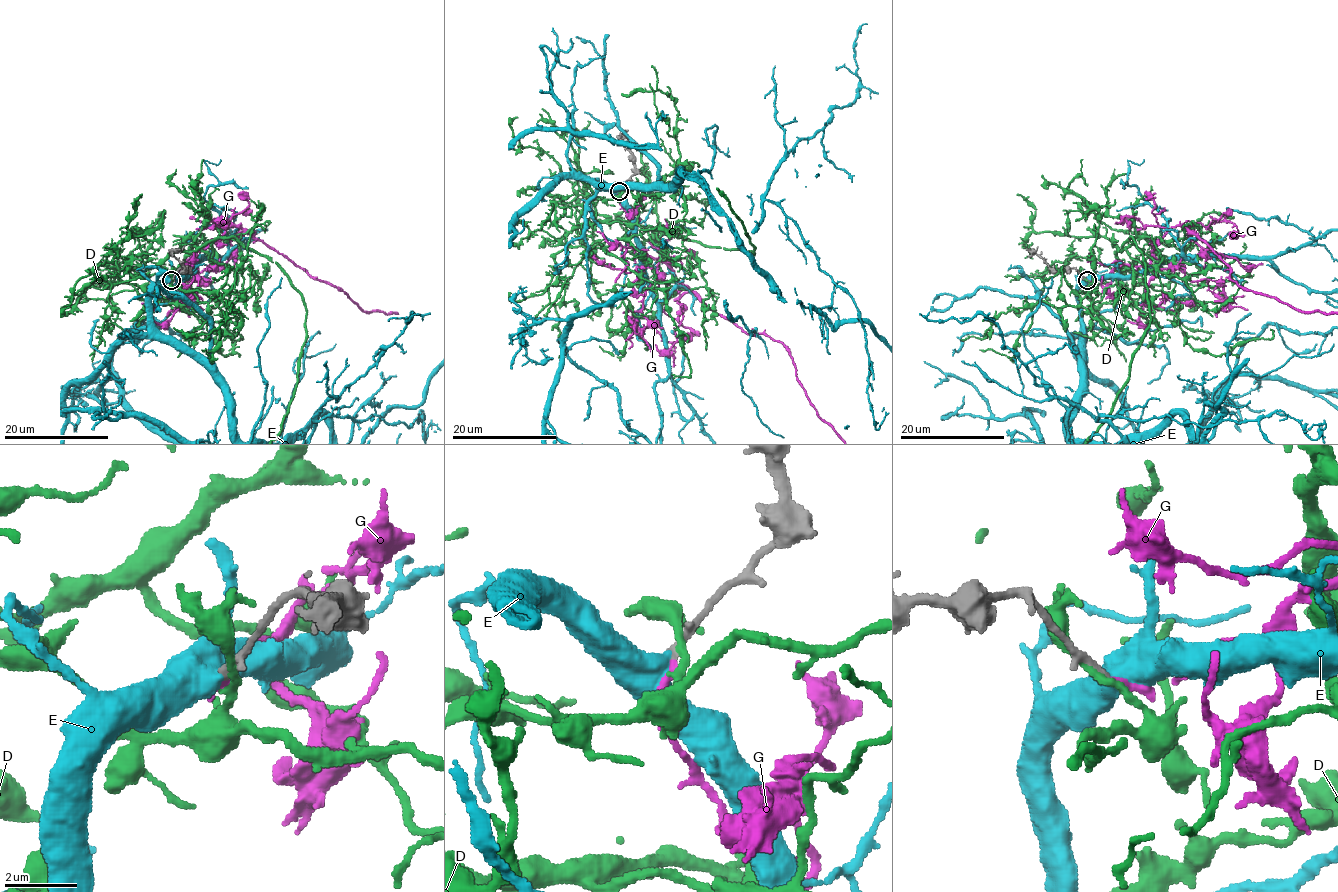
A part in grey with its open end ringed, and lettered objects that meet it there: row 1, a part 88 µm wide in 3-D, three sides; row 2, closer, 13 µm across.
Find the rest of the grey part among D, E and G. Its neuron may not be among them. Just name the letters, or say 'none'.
G

